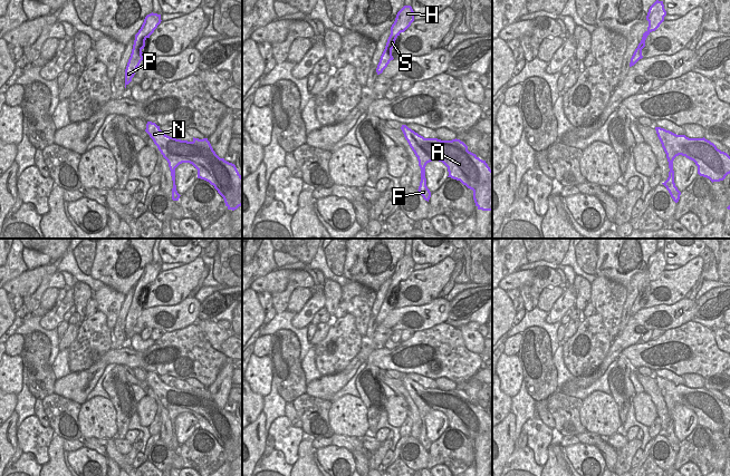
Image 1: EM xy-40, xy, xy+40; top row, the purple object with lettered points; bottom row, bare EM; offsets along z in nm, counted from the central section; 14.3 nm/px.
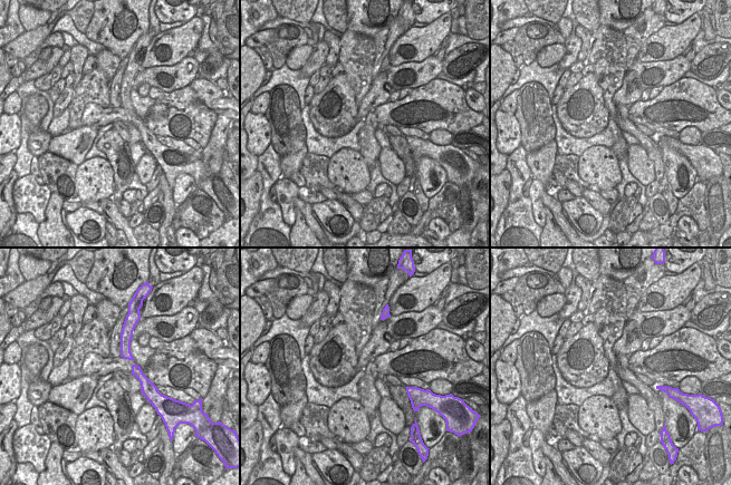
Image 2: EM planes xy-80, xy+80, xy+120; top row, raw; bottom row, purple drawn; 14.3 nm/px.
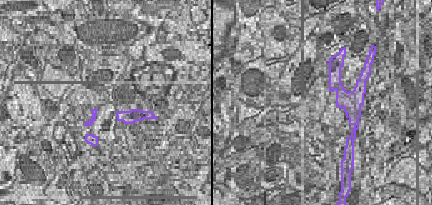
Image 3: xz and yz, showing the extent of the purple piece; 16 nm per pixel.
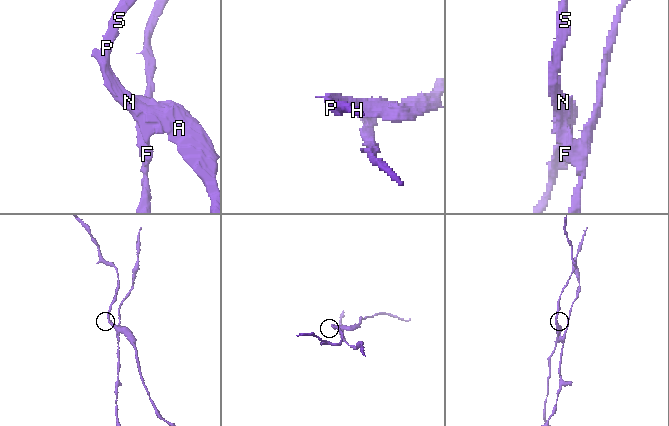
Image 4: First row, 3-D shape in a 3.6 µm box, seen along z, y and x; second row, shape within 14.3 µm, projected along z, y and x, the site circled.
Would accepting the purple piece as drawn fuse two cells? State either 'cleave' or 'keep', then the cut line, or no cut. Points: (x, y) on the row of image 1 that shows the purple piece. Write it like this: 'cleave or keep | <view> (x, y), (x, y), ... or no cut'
cleave | xy (421, 173), (424, 177)

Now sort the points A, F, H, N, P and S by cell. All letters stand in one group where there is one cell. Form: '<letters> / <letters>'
A H N P S / F

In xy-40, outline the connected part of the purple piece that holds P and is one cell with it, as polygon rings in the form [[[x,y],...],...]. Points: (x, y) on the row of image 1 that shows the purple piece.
[[[153,12],[147,14],[141,29],[135,35],[132,54],[125,69],[125,88],[132,81],[132,78],[134,77],[137,67],[143,60],[142,50],[145,47],[145,40],[150,38],[150,36],[154,32],[161,21],[161,14]]]

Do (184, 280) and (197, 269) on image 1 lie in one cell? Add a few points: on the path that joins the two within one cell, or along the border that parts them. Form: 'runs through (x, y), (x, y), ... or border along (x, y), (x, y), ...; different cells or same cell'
runs through (188, 277), (193, 271); same cell

